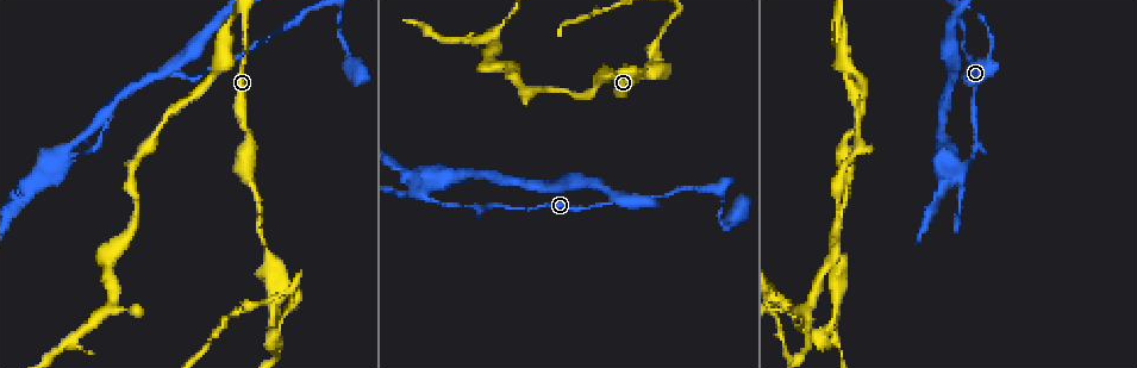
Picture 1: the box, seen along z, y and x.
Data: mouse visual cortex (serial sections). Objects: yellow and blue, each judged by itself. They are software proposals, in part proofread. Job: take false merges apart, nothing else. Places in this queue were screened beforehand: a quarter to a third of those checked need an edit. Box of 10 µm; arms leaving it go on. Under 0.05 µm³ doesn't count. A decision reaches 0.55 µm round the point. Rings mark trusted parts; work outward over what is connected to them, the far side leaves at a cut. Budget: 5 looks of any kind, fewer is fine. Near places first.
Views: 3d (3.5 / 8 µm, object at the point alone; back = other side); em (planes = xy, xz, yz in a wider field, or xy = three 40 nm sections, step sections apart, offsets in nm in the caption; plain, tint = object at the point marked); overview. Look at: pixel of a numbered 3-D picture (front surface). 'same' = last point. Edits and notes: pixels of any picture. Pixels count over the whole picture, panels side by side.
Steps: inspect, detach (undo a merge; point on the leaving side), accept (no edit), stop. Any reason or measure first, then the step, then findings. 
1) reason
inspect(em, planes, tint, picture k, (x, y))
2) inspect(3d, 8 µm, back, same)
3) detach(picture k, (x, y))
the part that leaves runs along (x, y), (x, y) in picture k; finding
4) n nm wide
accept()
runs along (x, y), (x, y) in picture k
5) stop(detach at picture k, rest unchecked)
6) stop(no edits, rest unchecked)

three-way junction
inspect(3d, 3.5 µm, picture 1, (845, 21))

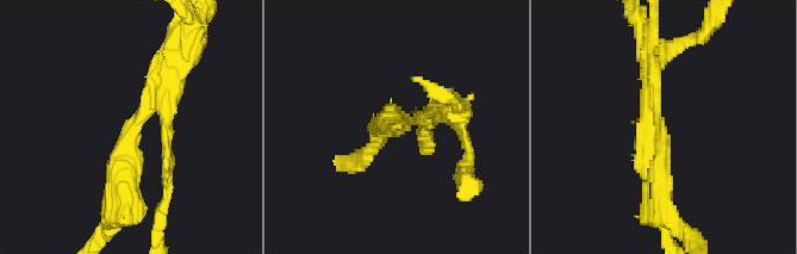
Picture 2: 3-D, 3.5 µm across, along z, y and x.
3 arms; arms of 150, 250, 350 nm; now the EM
inspect(em, planes, tint, picture 2, (131, 126))

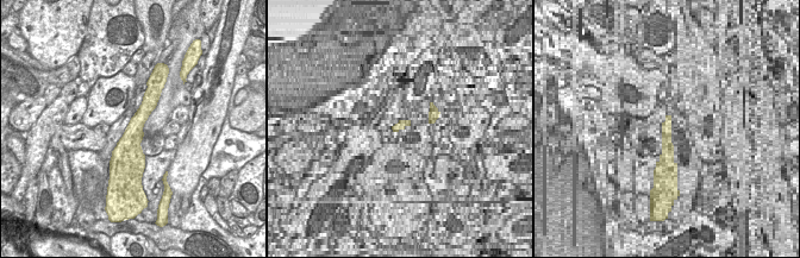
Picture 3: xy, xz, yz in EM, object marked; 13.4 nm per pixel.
detach(picture 2, (134, 142))
two cells meet here

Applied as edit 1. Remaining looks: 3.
redraw
inspect(overview)

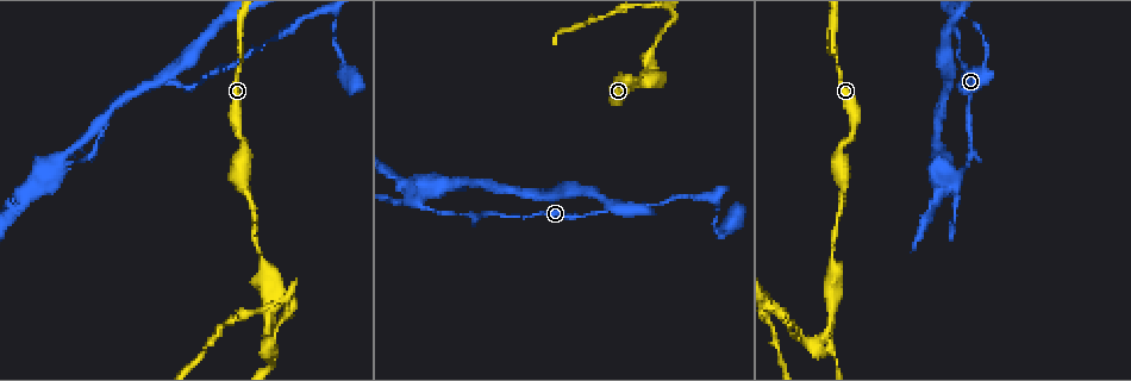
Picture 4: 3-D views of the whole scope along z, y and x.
inspect(3d, 3.5 µm, picture 4, (36, 183))

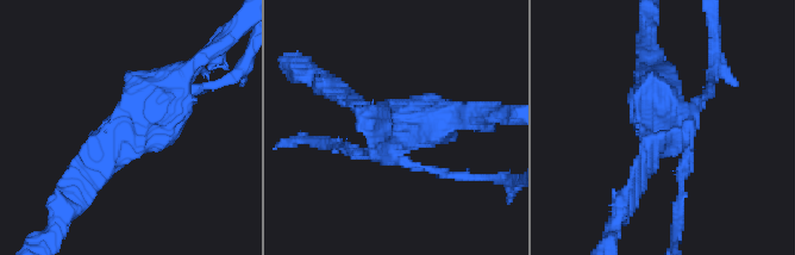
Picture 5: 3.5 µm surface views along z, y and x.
shape alone is not enough
inspect(em, xy, step 2, tint, picture 5, (131, 126))

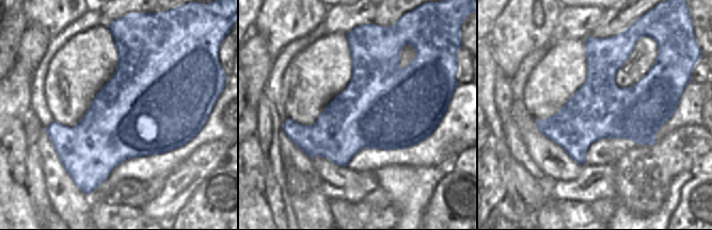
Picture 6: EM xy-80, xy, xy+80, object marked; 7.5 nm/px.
650 nm wide
detach(picture 5, (144, 94))
the part that leaves runs along (132, 117), (139, 124), (205, 55) in picture 5; two cells meet here

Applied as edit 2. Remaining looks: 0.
stop(detach at picture 2, detach at picture 5, rest unchecked)

